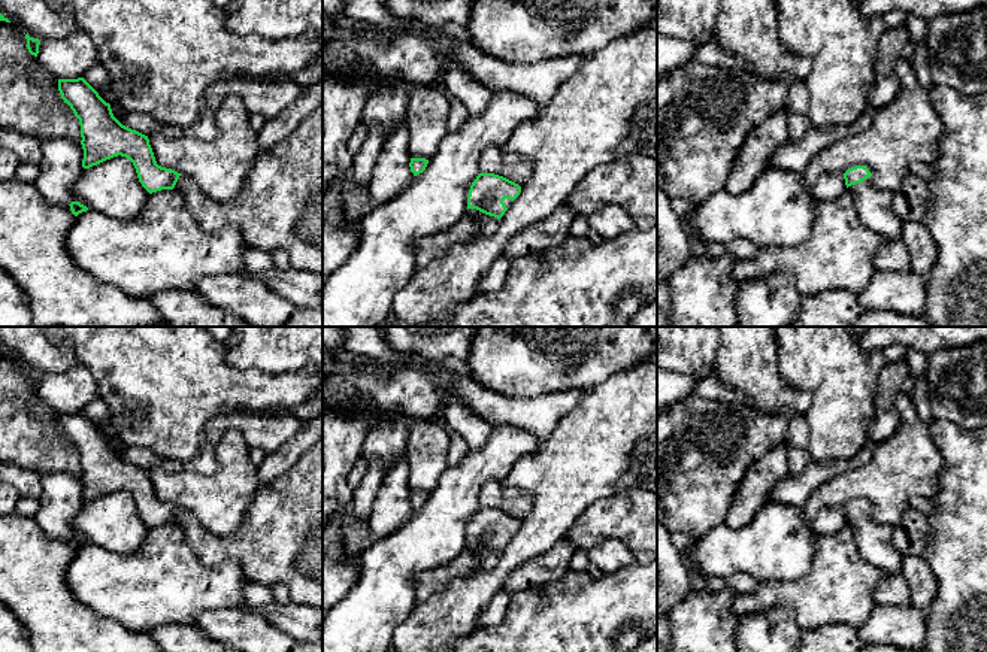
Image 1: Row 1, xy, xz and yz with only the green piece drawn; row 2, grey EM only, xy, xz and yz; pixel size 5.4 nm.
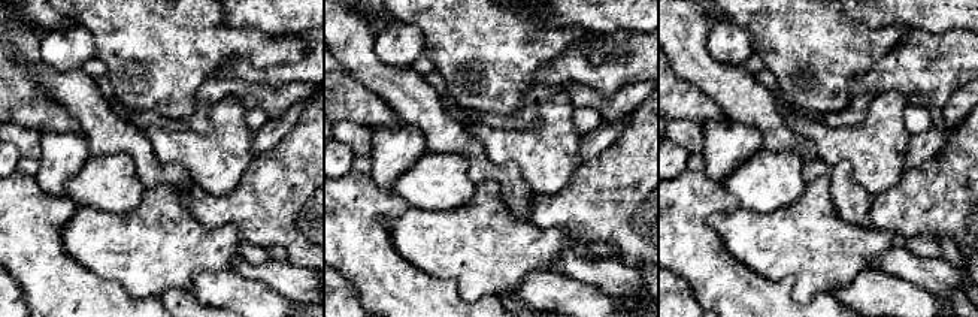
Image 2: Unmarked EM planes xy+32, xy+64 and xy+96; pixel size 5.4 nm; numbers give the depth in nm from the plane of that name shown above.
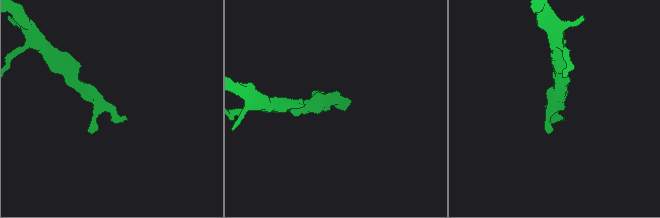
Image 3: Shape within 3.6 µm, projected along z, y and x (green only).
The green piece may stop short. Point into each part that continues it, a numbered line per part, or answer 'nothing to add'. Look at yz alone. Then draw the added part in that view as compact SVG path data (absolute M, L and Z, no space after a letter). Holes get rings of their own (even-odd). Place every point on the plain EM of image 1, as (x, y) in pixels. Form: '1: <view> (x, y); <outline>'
1: yz (874, 542); M871 512L848 521L854 531L859 554L871 565L882 570L885 576L902 573L903 555L893 546L893 525L877 524Z

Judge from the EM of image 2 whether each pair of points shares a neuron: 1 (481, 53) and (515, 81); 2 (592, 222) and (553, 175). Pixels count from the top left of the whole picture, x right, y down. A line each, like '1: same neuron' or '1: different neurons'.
1: same neuron
2: different neurons

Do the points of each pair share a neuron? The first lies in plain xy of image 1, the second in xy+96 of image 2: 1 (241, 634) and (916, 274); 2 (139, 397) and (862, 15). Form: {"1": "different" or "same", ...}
{"1": "different", "2": "different"}

